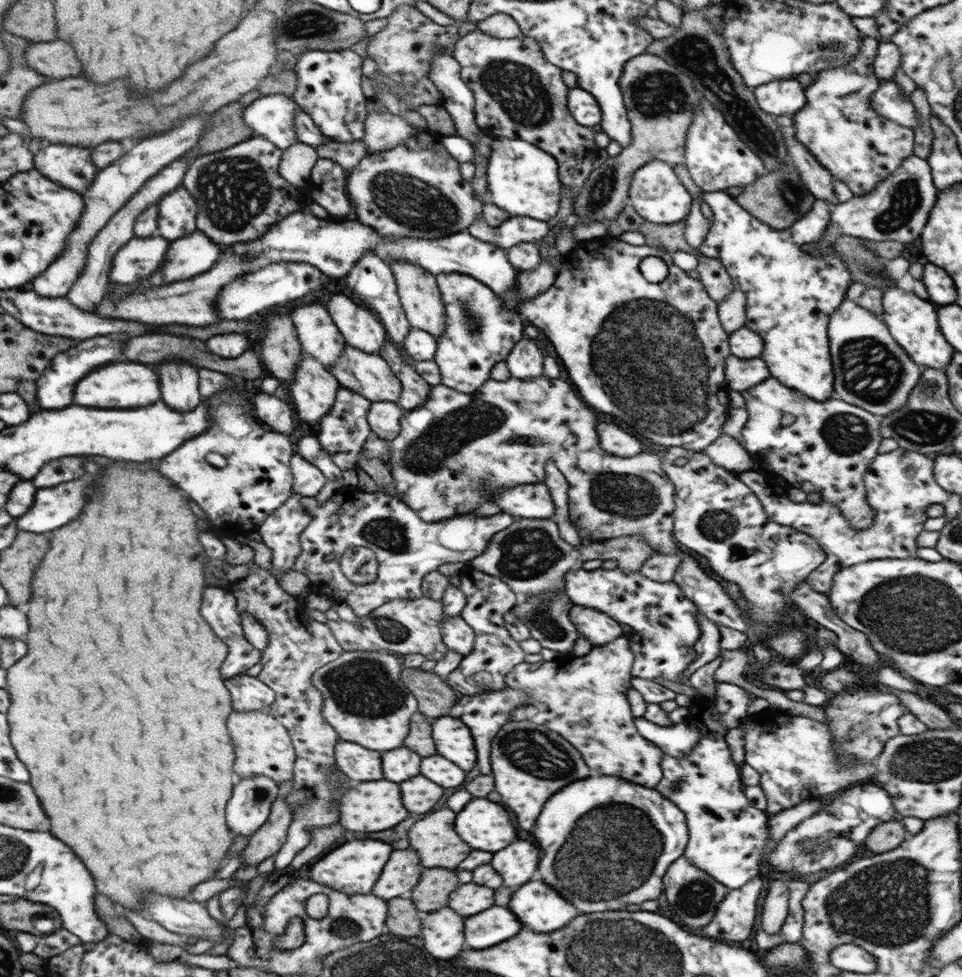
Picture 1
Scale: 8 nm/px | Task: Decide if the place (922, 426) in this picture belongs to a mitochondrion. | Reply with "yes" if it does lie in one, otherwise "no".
yes

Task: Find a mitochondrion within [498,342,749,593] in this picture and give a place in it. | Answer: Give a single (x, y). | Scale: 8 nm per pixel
(628, 497)

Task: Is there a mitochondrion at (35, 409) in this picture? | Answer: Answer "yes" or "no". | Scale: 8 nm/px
no

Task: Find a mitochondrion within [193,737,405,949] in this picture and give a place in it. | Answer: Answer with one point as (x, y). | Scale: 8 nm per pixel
(344, 928)

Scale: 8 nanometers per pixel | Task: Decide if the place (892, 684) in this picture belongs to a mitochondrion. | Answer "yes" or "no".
no

